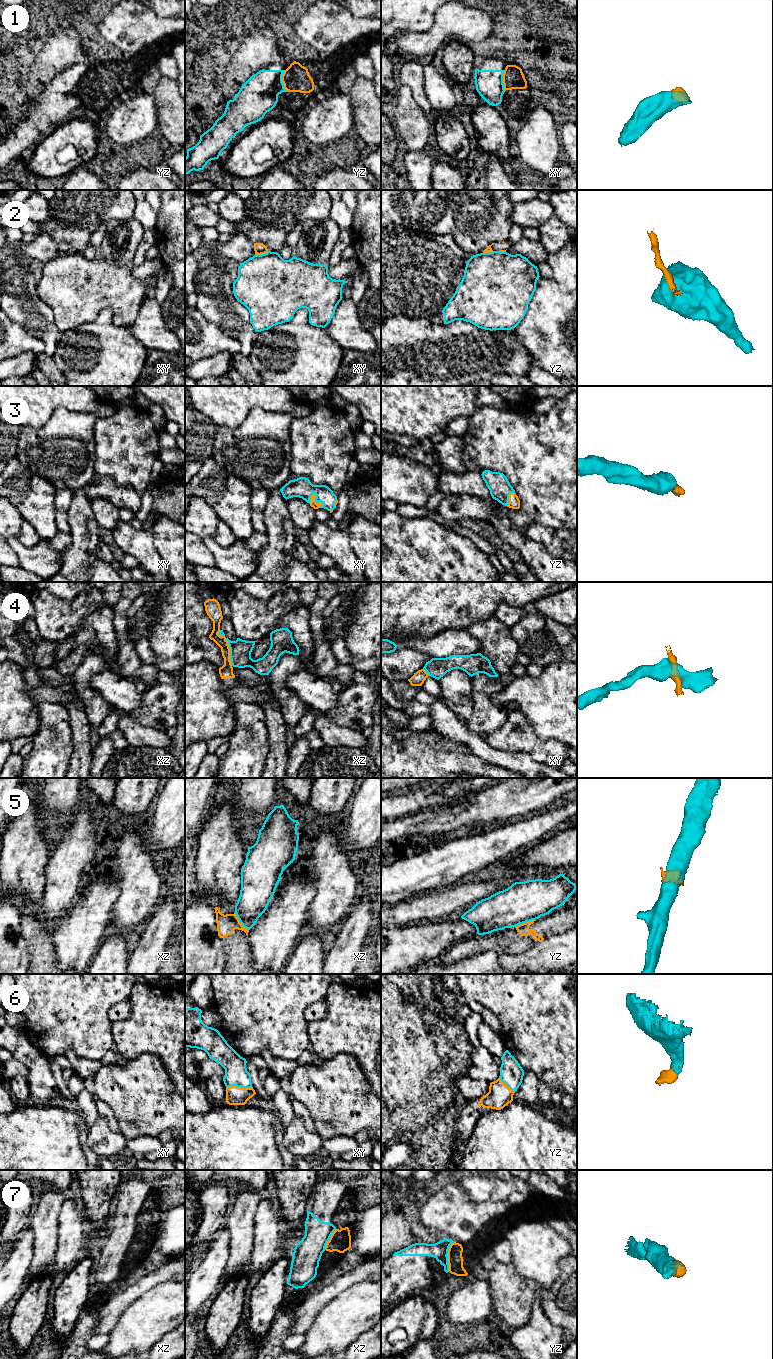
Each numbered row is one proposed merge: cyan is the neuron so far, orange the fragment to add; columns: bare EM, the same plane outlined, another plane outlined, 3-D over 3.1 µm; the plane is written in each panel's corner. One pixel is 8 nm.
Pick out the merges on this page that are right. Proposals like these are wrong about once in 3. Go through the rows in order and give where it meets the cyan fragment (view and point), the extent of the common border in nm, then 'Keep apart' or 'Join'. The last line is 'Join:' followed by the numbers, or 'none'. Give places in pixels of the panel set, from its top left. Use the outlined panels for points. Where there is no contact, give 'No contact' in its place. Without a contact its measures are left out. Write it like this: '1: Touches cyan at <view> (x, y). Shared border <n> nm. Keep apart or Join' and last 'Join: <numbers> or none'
1: Touches cyan at yz (281, 81). Shared border 180 nm. Keep apart
2: Touches cyan at xy (261, 254). Shared border 110 nm. Keep apart
3: Touches cyan at xy (316, 502). Shared border 140 nm. Join
4: Touches cyan at xz (230, 652). Shared border 240 nm. Keep apart
5: Touches cyan at xz (240, 922). Shared border 190 nm. Keep apart
6: Touches cyan at xy (239, 1086). Shared border 200 nm. Join
7: Touches cyan at yz (447, 1256). Shared border 240 nm. Keep apart
Join: 3, 6

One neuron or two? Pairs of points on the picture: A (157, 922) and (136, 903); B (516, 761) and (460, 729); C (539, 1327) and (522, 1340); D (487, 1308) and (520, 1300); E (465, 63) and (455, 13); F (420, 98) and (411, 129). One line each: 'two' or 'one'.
A: two
B: one
C: one
D: two
E: two
F: two

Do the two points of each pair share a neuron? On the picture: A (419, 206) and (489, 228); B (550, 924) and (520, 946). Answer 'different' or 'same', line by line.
A: same
B: same

